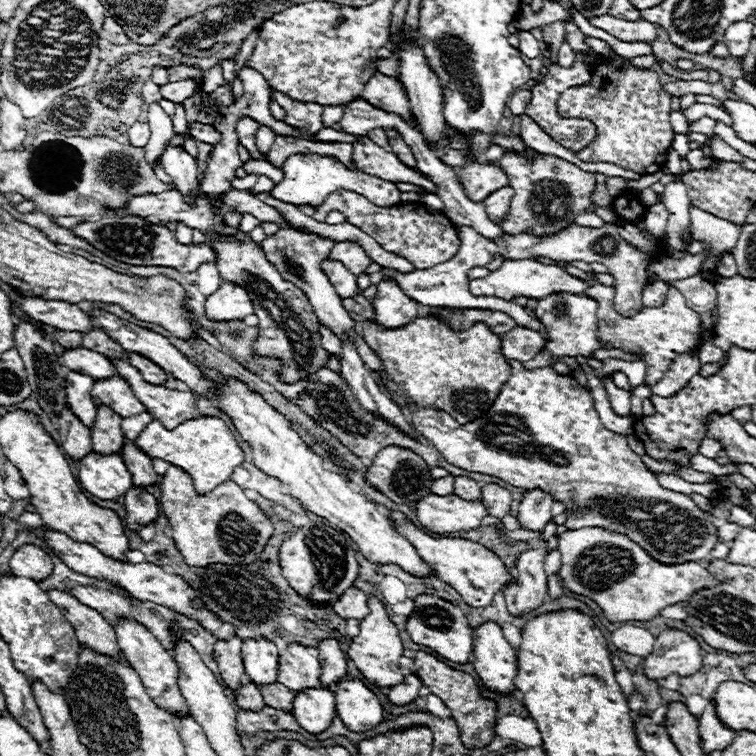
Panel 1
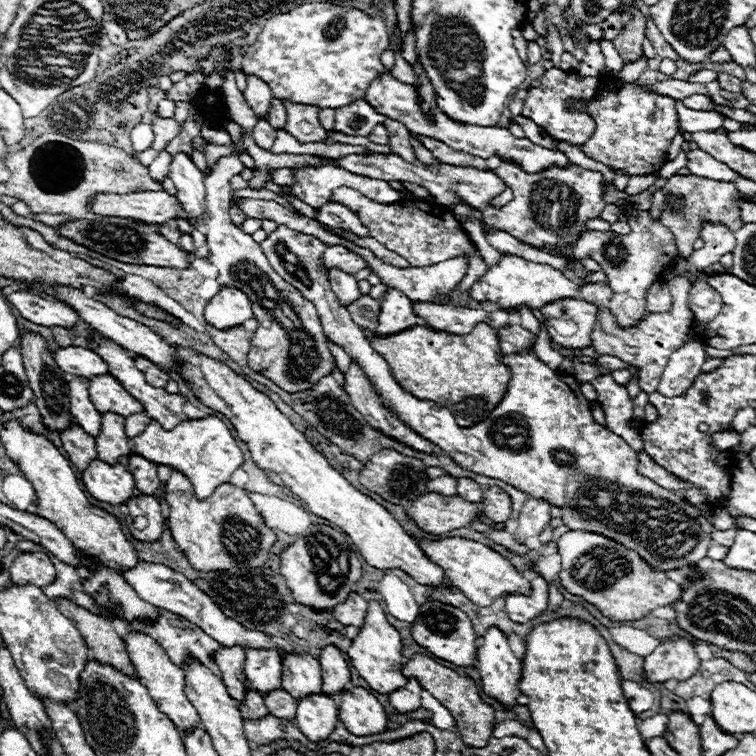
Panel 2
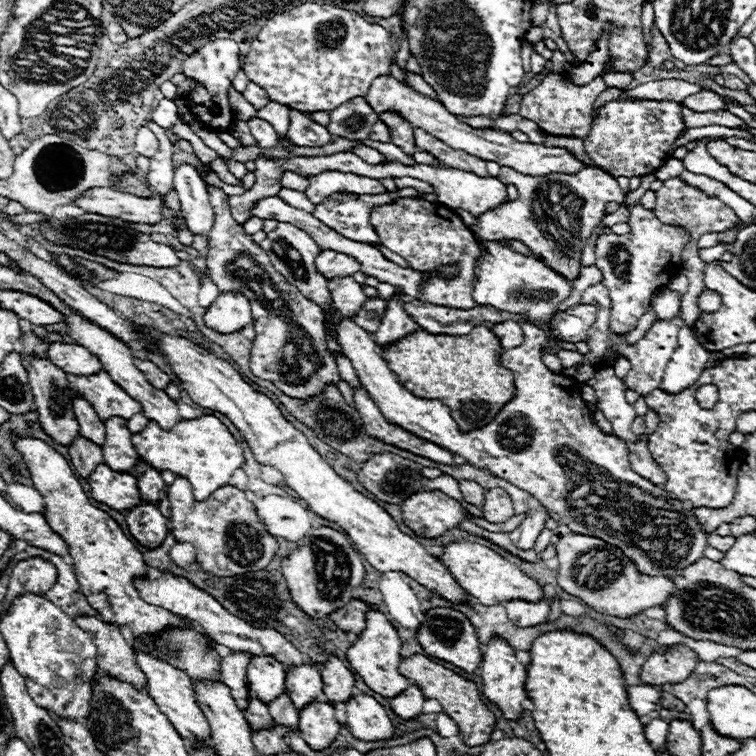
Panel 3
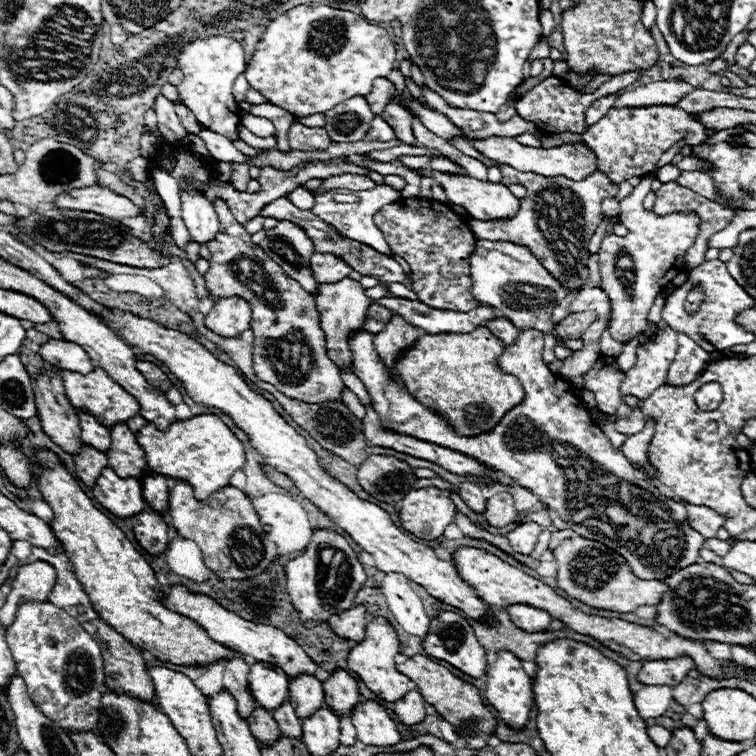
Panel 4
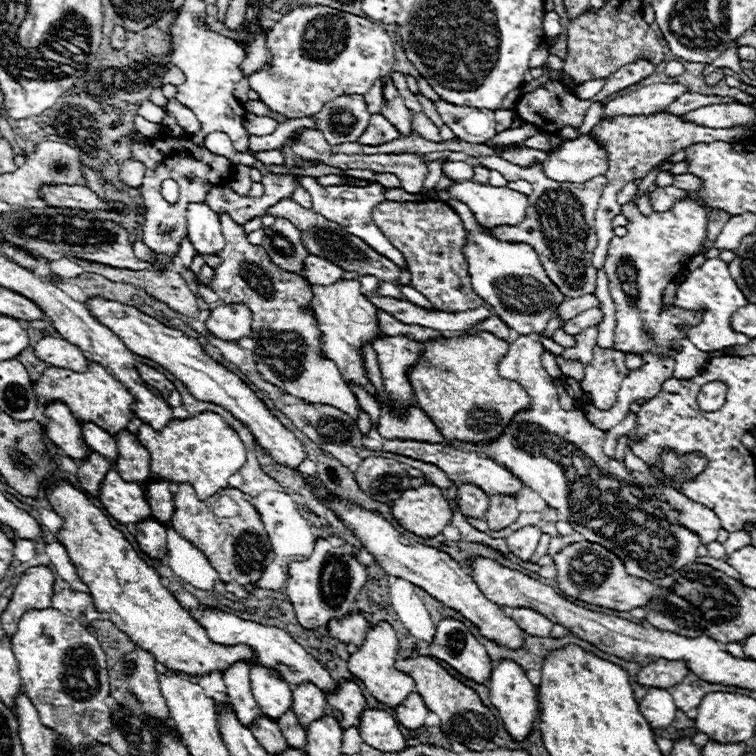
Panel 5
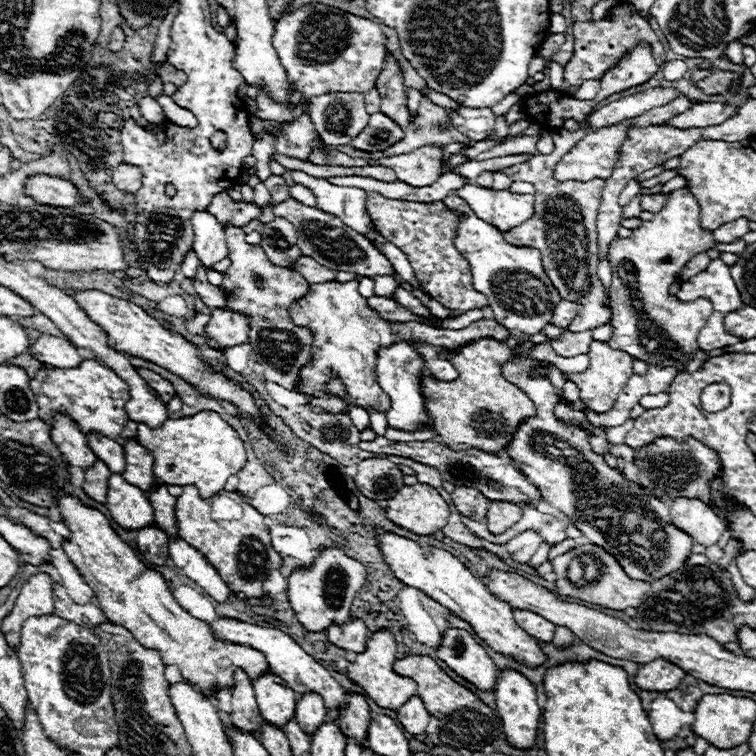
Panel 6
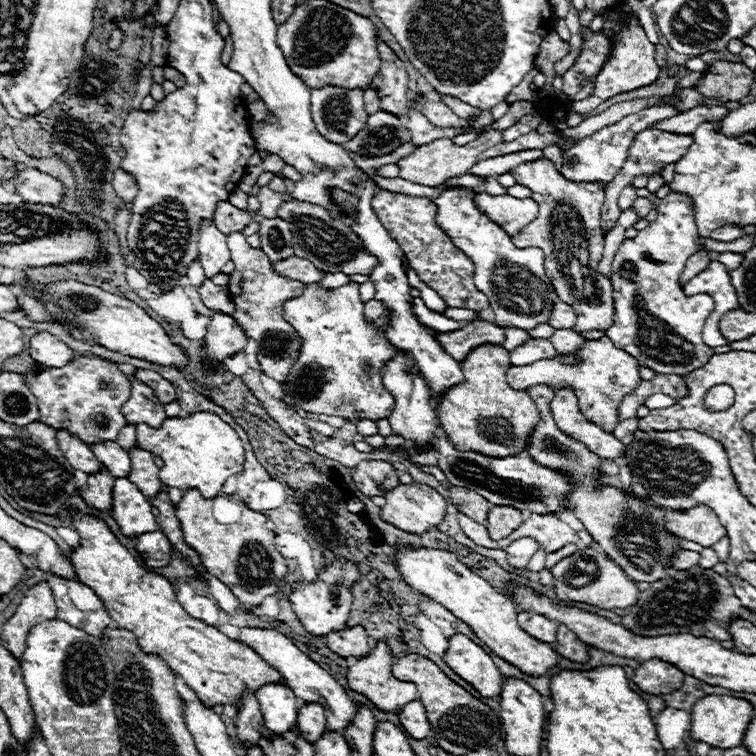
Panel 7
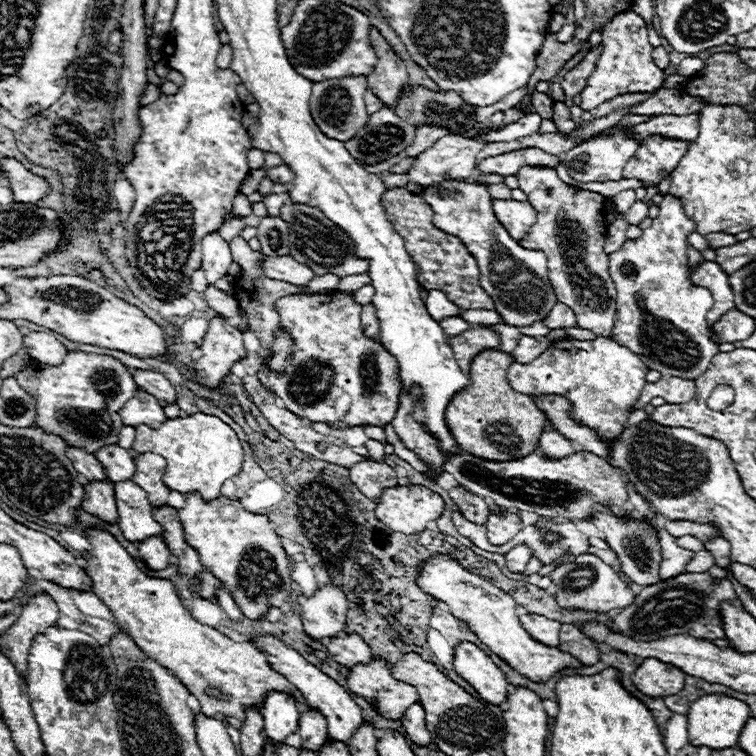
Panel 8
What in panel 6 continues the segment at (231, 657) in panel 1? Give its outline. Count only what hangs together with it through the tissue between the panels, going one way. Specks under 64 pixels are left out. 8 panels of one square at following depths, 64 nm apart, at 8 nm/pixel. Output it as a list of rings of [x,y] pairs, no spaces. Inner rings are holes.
[[[242,668],[234,672],[234,688],[230,690],[230,694],[232,694],[232,724],[236,728],[242,728],[242,732],[254,734],[264,720],[254,698],[252,682],[248,680]],[[252,706],[254,706],[254,712],[252,712]]]

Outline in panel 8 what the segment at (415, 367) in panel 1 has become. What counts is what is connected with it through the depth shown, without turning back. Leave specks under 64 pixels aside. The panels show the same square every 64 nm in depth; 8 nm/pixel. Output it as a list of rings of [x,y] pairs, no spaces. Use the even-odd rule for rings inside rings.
[[[482,350],[470,364],[470,384],[456,392],[450,406],[446,406],[444,420],[452,438],[460,448],[466,448],[466,452],[474,452],[474,456],[486,456],[488,460],[514,460],[514,456],[526,456],[536,450],[546,416],[528,394],[510,388],[506,380],[510,364],[510,354]]]

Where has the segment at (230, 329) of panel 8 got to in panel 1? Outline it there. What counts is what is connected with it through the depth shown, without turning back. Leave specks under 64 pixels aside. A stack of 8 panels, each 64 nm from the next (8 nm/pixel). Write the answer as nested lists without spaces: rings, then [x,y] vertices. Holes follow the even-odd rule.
[[[222,282],[220,288],[206,298],[206,316],[212,320],[242,320],[252,312],[250,294],[232,282]]]

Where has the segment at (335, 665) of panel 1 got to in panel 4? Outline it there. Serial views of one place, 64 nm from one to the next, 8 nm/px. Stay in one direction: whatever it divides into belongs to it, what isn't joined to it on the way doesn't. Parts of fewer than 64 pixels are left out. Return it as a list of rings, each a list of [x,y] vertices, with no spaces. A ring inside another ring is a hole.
[[[342,668],[328,674],[328,678],[324,680],[324,694],[326,694],[324,704],[328,708],[332,708],[334,712],[346,712],[346,714],[350,714],[354,704],[362,700],[356,680]]]

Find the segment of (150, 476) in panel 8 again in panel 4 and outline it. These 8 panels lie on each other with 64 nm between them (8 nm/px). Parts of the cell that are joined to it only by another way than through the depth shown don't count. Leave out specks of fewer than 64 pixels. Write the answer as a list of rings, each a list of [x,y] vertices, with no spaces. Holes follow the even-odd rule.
[[[126,422],[110,426],[110,450],[106,452],[108,456],[108,466],[114,468],[120,476],[142,476],[146,470],[146,458],[144,452],[136,444],[134,432],[128,430]]]

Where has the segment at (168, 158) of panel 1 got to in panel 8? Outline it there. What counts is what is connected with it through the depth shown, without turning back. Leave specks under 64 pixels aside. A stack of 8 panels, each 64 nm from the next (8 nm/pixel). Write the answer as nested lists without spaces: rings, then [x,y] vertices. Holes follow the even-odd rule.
[[[206,234],[202,238],[202,270],[206,274],[208,284],[214,284],[218,278],[228,274],[228,266],[232,264],[232,254],[228,242],[218,234]]]

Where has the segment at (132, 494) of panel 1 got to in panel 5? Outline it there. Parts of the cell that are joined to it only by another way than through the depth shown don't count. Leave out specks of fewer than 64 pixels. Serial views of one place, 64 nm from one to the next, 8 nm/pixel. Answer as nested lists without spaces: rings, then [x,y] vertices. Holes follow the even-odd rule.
[[[146,518],[136,524],[136,542],[150,558],[166,558],[166,526],[156,518]]]

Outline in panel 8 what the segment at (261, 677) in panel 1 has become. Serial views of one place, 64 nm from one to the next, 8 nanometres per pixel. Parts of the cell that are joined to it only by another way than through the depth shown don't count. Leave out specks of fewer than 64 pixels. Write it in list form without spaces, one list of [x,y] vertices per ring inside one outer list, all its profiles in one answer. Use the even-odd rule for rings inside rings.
[[[268,692],[260,712],[264,716],[266,734],[276,744],[282,744],[288,734],[298,730],[300,712],[296,700],[286,692]]]

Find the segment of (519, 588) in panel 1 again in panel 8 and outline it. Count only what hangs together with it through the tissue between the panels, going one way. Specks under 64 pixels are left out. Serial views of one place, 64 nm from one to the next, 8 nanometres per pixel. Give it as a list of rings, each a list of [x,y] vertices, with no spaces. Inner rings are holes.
[[[522,614],[520,624],[522,628],[526,628],[526,632],[530,632],[530,636],[534,636],[534,640],[542,640],[542,644],[554,644],[554,646],[560,644],[558,620],[550,620],[540,614]]]

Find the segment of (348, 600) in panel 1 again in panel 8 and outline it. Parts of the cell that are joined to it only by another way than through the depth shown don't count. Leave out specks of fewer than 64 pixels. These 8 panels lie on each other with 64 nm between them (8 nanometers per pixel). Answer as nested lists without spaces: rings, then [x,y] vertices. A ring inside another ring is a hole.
[[[342,632],[340,636],[332,636],[326,648],[340,664],[346,664],[348,668],[354,664],[366,664],[366,660],[372,660],[370,646],[358,634]]]

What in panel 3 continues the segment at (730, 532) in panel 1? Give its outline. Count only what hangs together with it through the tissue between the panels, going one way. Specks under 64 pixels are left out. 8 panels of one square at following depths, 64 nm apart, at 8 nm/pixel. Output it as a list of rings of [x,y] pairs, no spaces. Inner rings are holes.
[[[716,532],[710,534],[710,546],[718,548],[720,552],[728,552],[732,548],[732,544],[734,544],[734,536],[720,536]]]

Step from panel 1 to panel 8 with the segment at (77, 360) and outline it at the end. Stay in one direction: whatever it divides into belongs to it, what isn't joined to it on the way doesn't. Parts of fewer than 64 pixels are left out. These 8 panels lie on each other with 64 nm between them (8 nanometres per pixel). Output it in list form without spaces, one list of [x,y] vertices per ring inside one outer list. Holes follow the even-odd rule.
[[[48,332],[26,334],[26,346],[24,348],[34,360],[38,360],[42,364],[48,364],[48,366],[60,366],[64,356],[68,354],[64,344]]]

